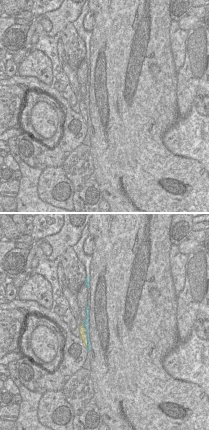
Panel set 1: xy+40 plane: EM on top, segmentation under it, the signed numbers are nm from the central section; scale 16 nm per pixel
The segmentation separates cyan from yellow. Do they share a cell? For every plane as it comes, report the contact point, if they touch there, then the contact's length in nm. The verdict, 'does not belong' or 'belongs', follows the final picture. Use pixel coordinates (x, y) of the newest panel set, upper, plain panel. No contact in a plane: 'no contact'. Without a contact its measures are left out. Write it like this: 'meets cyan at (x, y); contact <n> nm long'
meets cyan at (86, 111); contact 440 nm long

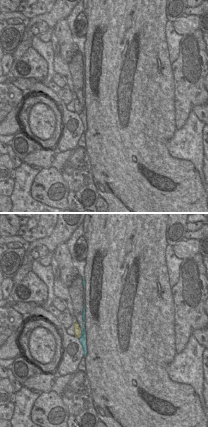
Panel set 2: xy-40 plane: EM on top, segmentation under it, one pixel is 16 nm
meets cyan at (81, 112); contact 90 nm long

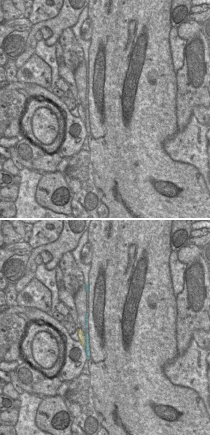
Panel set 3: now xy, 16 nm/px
meets cyan at (85, 118); contact 190 nm long

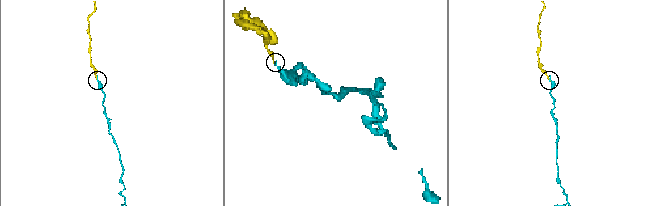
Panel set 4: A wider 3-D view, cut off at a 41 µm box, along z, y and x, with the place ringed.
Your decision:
belongs

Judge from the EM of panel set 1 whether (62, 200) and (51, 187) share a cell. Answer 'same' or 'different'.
same

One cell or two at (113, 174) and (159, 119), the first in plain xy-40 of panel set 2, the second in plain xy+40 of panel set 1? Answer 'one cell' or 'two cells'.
one cell

